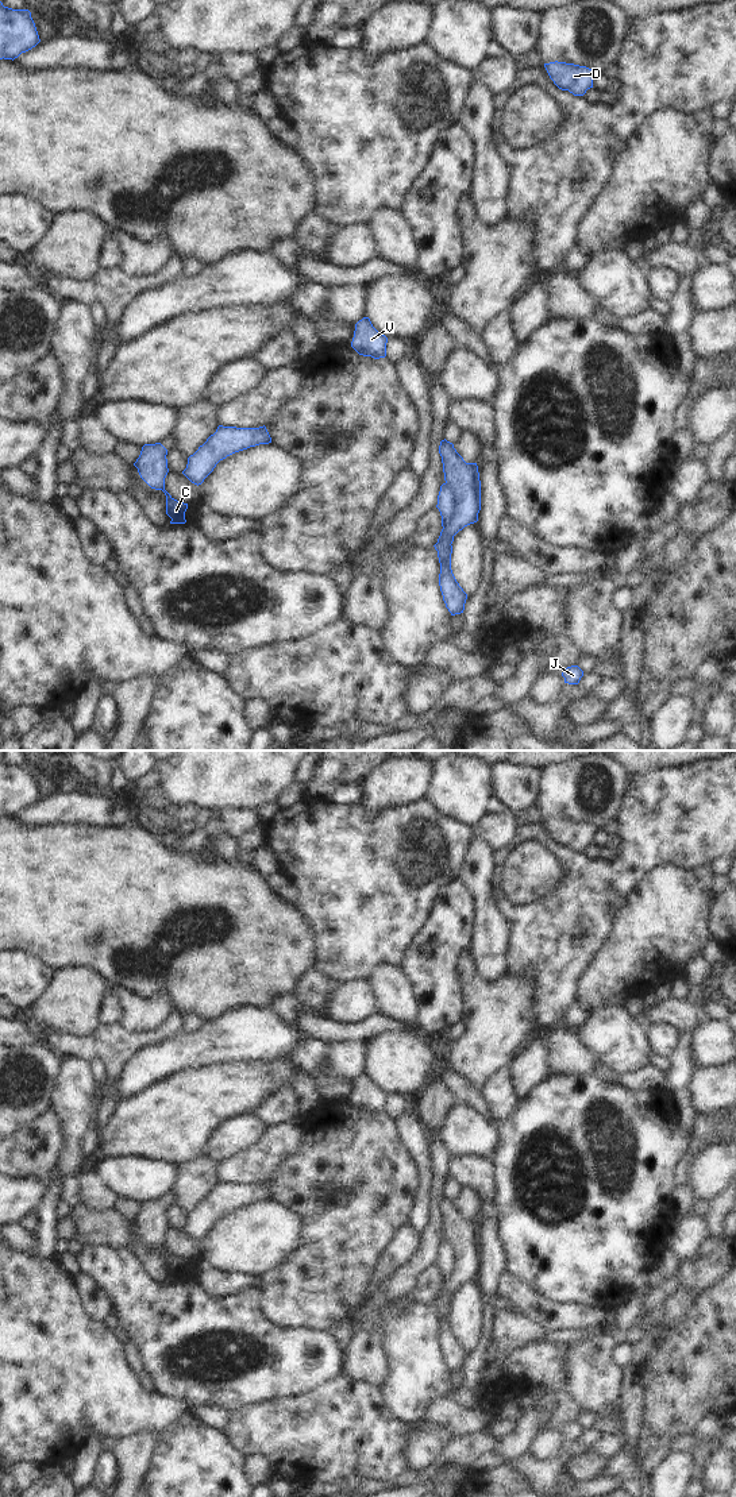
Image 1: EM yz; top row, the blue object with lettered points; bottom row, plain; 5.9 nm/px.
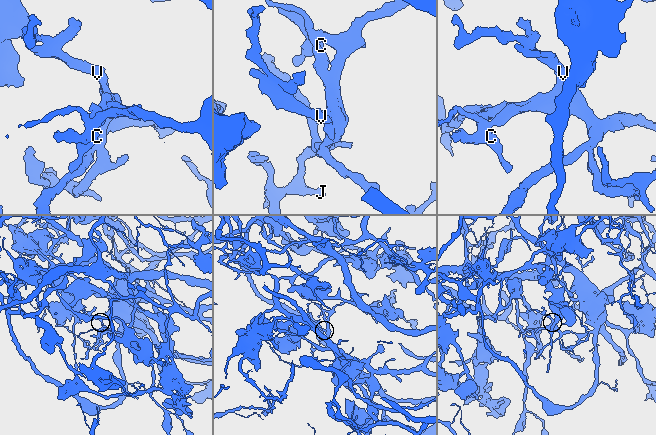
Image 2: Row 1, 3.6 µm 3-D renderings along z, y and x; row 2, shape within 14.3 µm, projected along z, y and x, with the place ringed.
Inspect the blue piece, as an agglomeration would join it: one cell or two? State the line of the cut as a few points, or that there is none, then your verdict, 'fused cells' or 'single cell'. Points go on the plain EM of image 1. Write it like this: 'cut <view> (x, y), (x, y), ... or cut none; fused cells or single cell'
cut yz (446, 1238), (453, 1246), (455, 1268), (451, 1277), (443, 1285); fused cells

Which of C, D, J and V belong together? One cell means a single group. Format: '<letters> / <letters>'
C J / D V

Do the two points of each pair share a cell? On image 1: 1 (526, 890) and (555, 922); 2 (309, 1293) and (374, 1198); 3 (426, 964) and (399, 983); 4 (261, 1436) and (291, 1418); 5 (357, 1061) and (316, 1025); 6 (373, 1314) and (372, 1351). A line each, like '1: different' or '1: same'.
1: different
2: same
3: different
4: same
5: different
6: different

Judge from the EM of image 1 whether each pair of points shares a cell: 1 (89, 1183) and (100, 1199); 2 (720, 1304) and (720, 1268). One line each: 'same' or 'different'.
1: same
2: different

